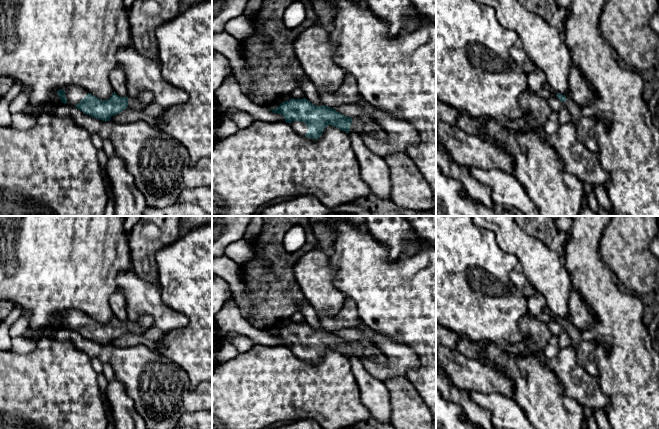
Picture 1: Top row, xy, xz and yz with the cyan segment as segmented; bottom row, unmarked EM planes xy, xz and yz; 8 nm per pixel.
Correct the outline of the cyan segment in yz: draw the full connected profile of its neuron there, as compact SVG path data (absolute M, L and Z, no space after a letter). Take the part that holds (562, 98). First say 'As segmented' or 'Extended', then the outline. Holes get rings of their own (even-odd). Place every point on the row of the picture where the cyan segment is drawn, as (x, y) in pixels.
Extended. M558 93L556 97L569 111L571 122L575 124L577 130L581 134L581 143L583 143L590 151L598 154L599 148L596 140L590 136L590 131L596 123L595 119L583 116L581 113L581 107L569 97L560 93Z

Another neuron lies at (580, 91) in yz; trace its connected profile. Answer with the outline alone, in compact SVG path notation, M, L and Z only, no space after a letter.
M573 66L569 72L568 87L567 97L575 101L580 107L592 104L595 99L594 90L577 66Z

